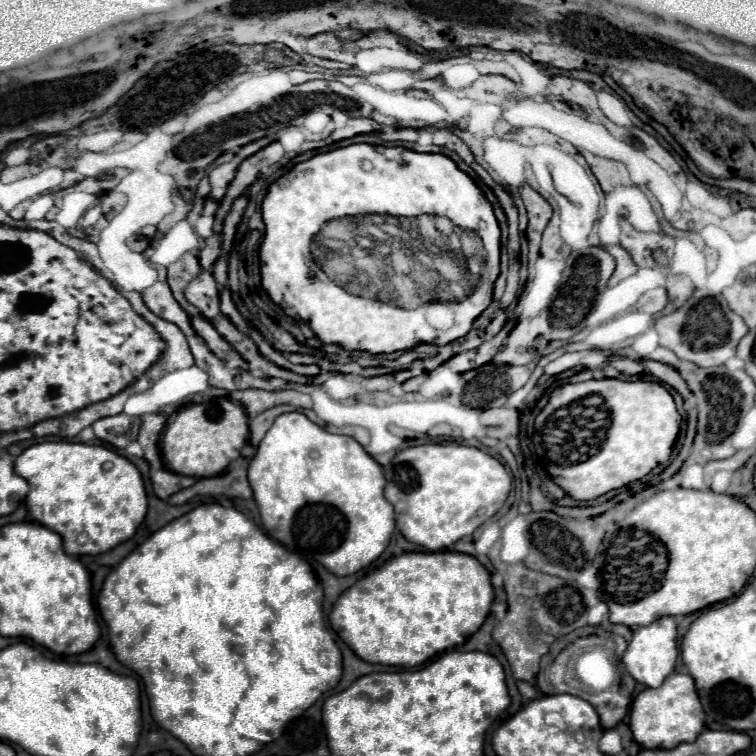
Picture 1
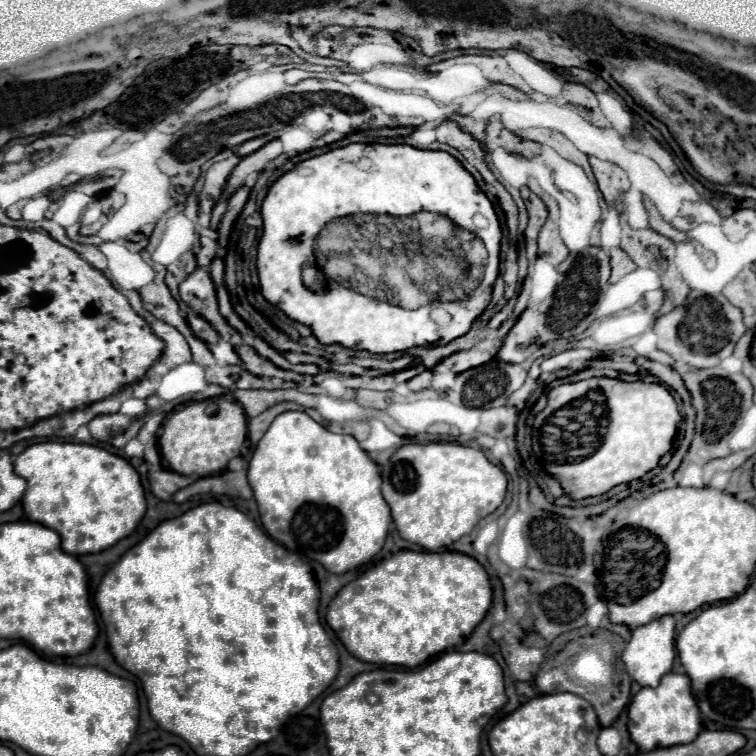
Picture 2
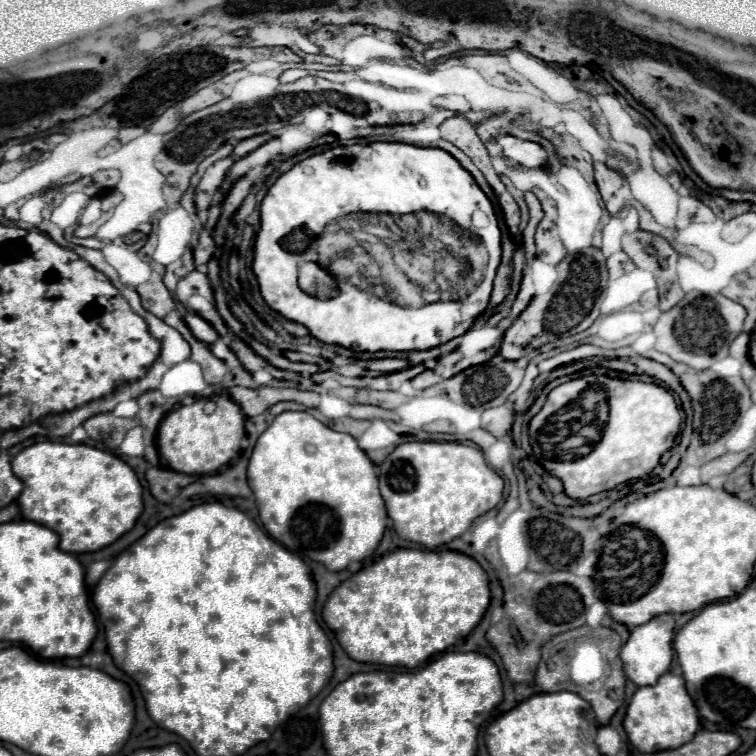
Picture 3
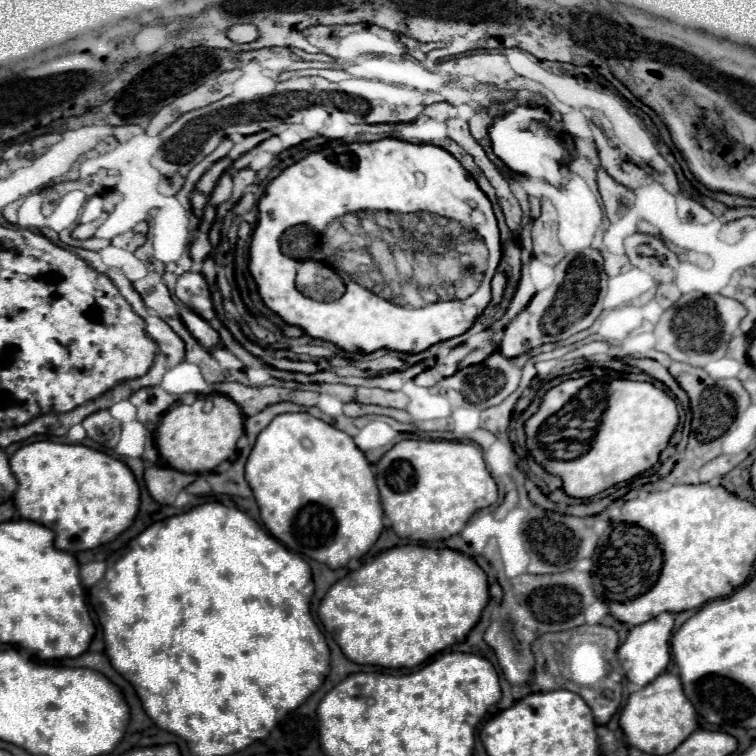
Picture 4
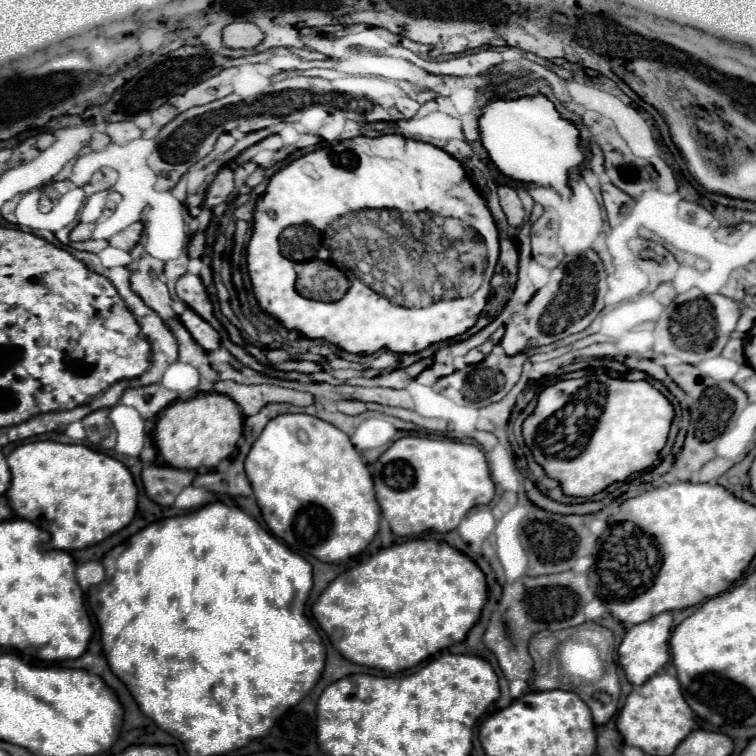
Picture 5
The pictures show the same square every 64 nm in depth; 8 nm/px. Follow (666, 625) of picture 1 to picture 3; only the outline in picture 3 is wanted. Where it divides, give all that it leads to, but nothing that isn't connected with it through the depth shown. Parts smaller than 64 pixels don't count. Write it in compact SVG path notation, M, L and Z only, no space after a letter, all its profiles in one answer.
M660 614L652 618L646 624L640 624L632 628L628 642L620 650L620 660L624 664L626 676L636 684L636 686L648 686L656 684L656 680L668 672L670 662L672 662L672 638L674 638L674 618L672 614Z

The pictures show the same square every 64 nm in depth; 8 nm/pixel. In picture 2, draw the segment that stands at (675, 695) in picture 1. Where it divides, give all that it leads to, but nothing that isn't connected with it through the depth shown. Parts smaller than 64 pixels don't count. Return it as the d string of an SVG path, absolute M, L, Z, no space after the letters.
M668 672L656 688L642 688L628 706L628 732L632 742L650 752L656 748L668 748L676 744L690 744L702 730L702 716L692 696L688 676Z

